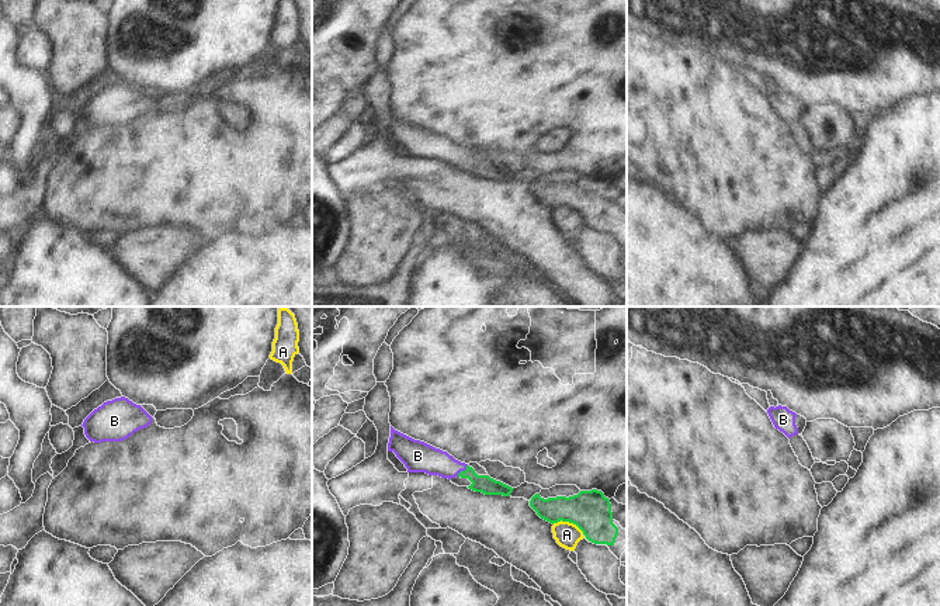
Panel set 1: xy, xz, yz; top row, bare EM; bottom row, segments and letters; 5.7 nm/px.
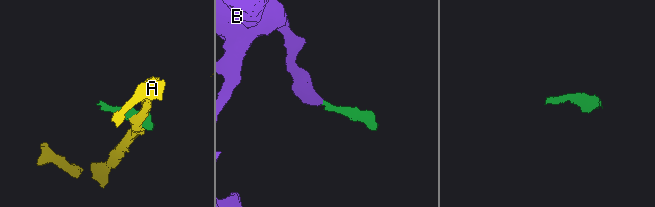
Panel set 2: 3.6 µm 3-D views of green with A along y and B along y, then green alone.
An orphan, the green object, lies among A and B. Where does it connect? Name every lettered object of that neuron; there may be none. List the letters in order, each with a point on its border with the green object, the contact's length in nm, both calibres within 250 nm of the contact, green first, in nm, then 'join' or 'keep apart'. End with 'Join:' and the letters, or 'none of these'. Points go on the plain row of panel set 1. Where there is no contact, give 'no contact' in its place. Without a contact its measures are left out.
A: xz (568, 205) | 190 nm | 240/140 nm | keep apart
B: xz (462, 156) | 90 nm | 100/170 nm | join
Join: B

